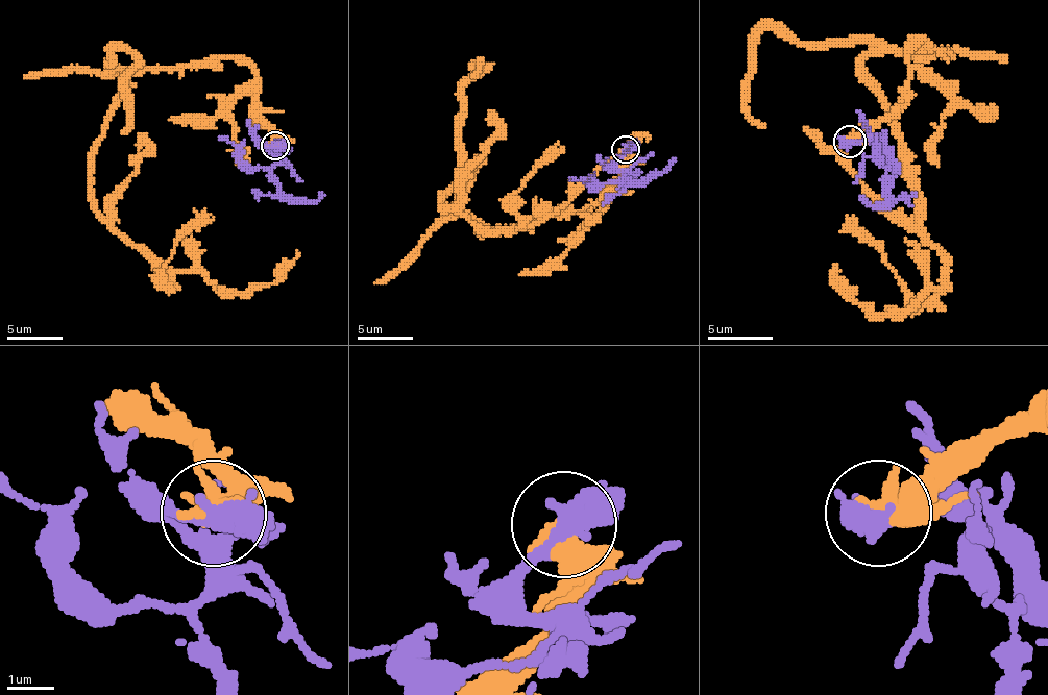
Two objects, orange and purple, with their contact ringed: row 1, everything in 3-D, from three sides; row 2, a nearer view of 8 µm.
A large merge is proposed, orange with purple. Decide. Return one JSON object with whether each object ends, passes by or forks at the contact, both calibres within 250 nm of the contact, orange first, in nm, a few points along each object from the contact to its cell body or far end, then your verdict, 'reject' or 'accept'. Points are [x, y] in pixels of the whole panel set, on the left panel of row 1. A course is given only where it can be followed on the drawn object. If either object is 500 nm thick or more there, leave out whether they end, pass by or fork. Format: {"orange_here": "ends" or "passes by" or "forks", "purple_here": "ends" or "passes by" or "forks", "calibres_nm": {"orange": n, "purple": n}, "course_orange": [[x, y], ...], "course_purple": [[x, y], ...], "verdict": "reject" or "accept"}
{"calibres_nm": {"orange": 600, "purple": 440}, "course_orange": [[274, 145], [247, 65], [114, 70], [124, 95], [97, 145], [94, 206], [222, 290], [269, 287], [297, 250]], "course_purple": [[274, 145], [266, 148], [274, 158], [272, 181], [286, 195], [316, 200], [322, 192]], "verdict": "reject"}

